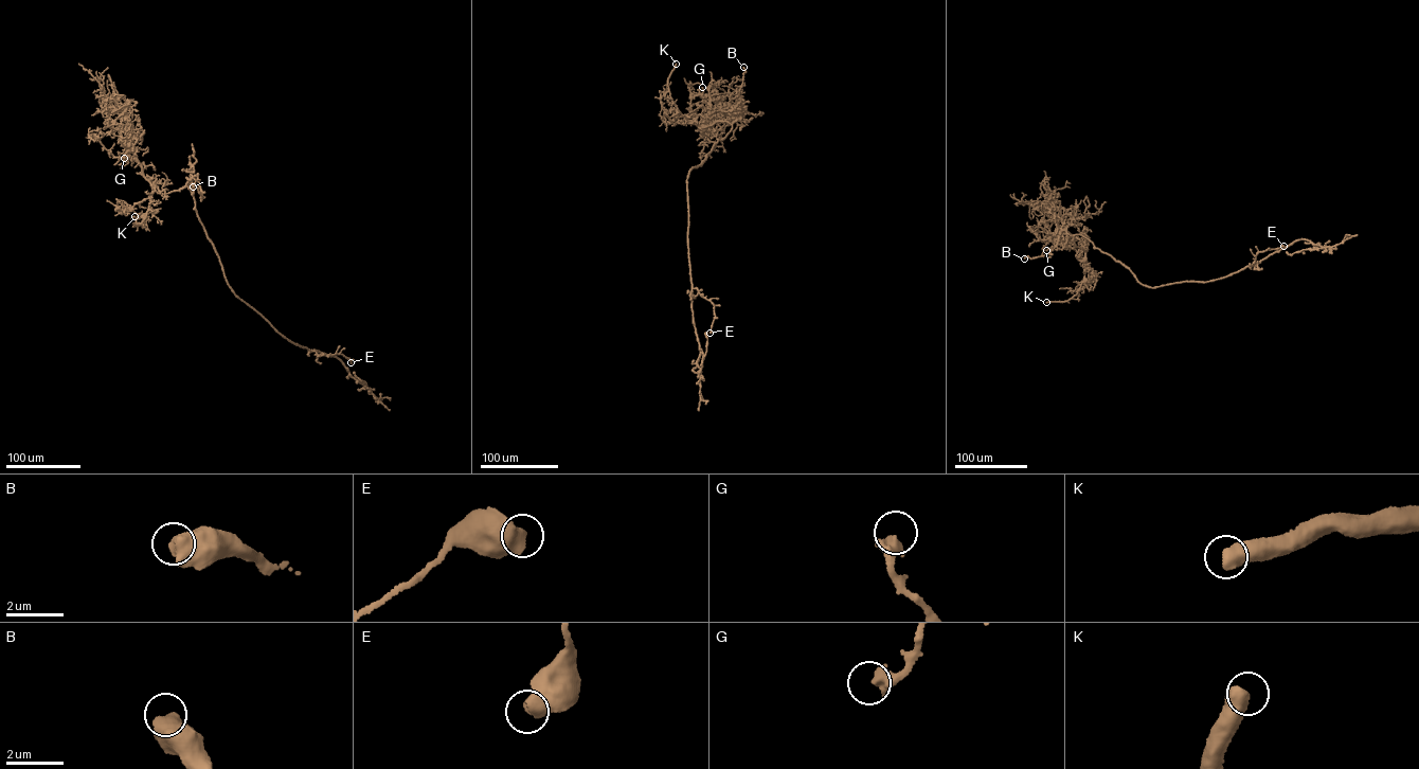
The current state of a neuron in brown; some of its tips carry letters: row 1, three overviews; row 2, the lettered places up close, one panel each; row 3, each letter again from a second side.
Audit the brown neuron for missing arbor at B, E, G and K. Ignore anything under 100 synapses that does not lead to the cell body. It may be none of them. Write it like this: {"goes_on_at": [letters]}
{"goes_on_at": ["K"]}

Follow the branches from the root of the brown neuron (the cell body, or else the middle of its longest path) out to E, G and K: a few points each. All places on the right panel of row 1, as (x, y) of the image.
E: (1138, 281), (1152, 287), (1187, 281), (1209, 281), (1257, 264), (1253, 264), (1259, 252), (1283, 246)
G: (1138, 281), (1131, 270), (1080, 234), (1074, 235), (1073, 240), (1085, 251), (1087, 243), (1061, 232), (1046, 250)
K: (1138, 281), (1076, 234), (1077, 247), (1085, 251), (1088, 245), (1081, 286), (1069, 300), (1046, 302)

